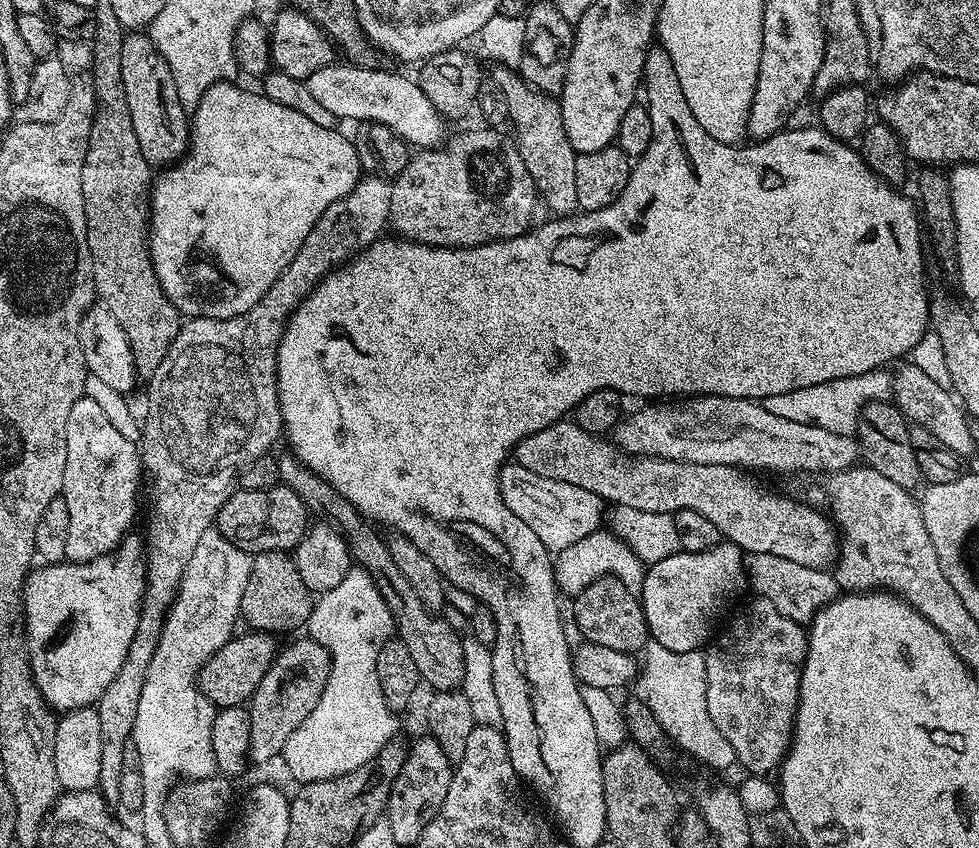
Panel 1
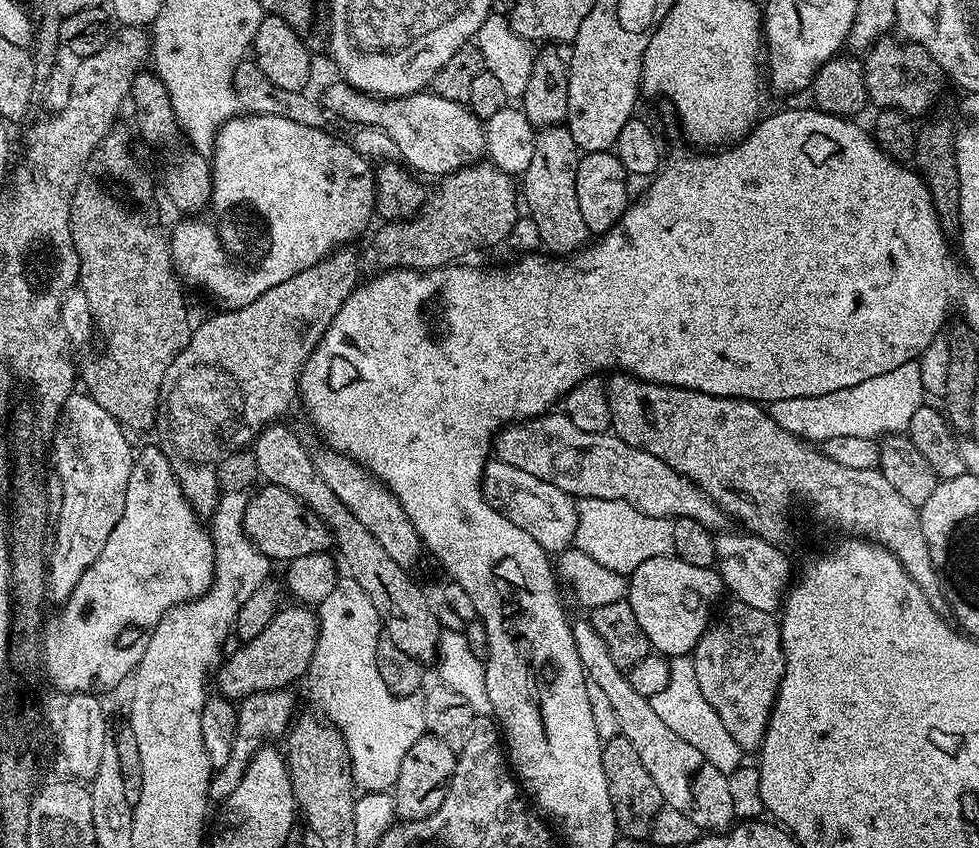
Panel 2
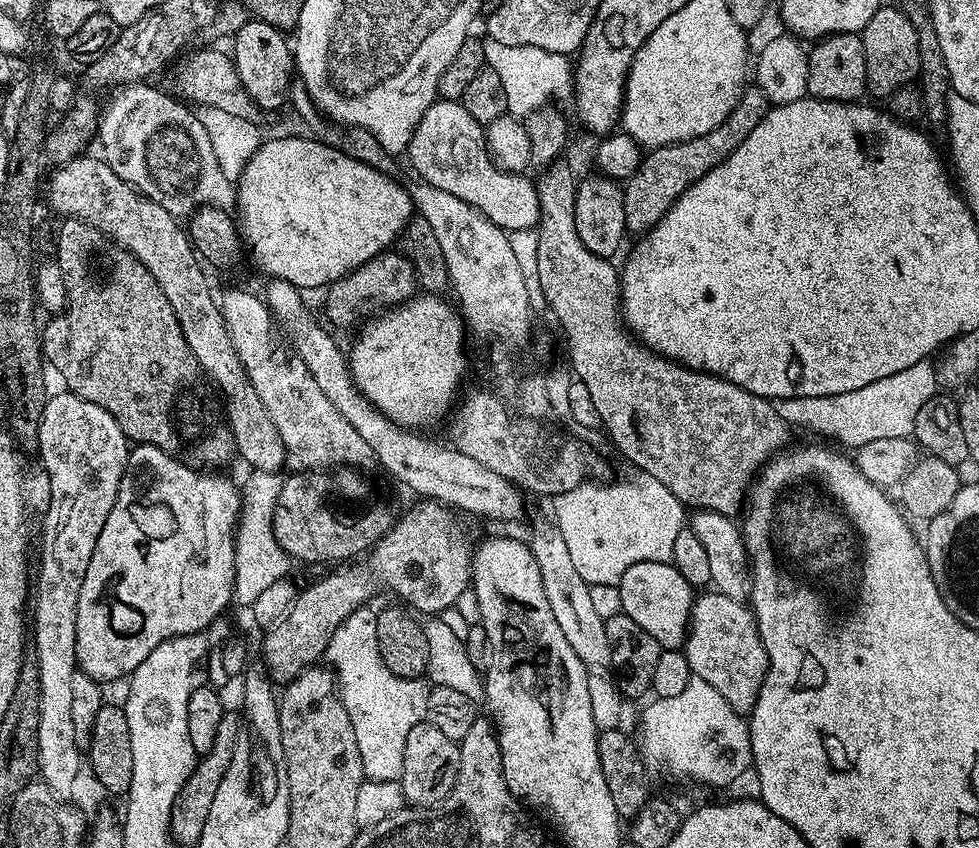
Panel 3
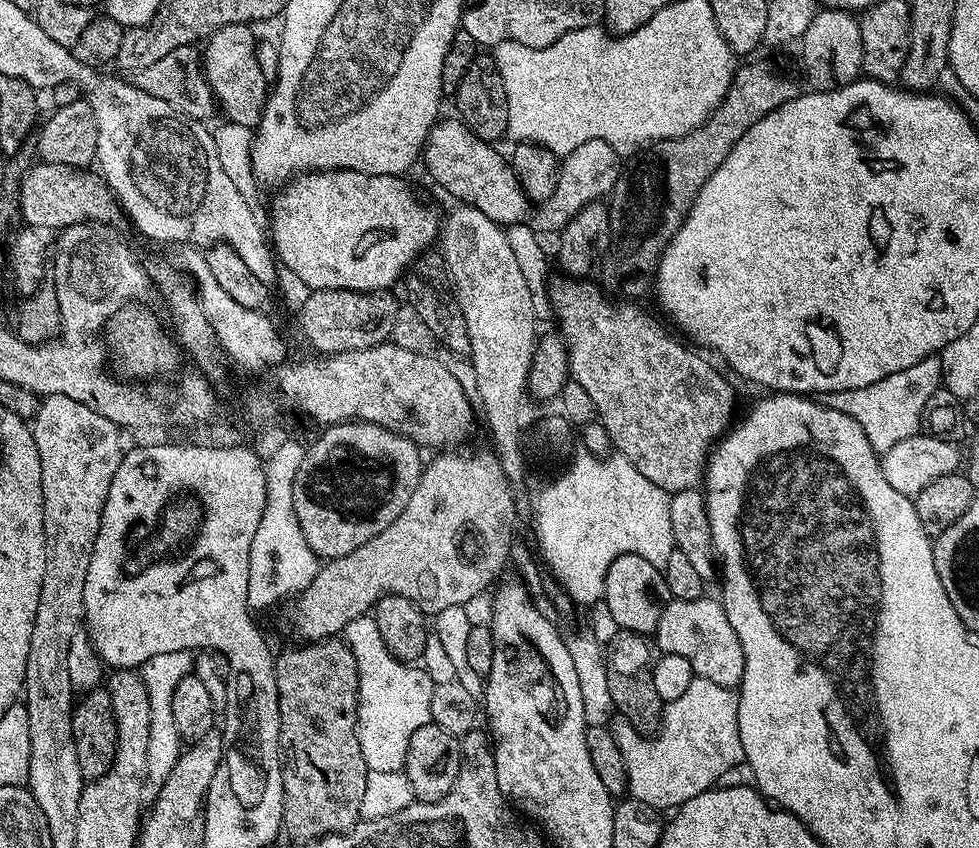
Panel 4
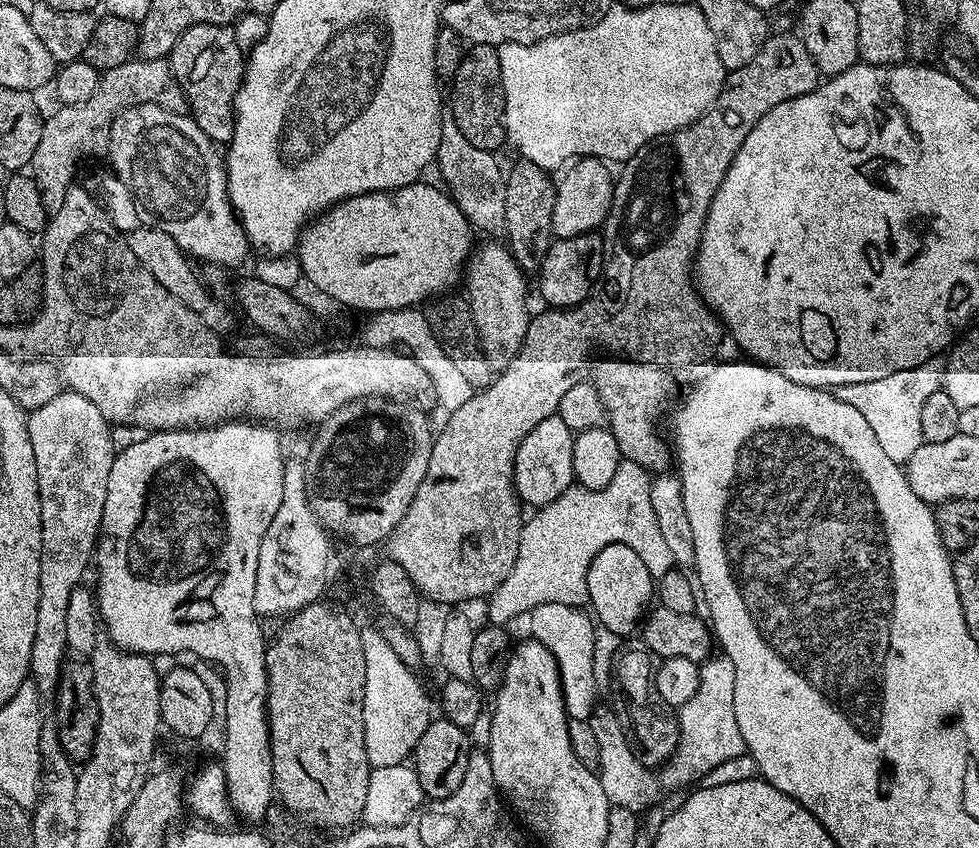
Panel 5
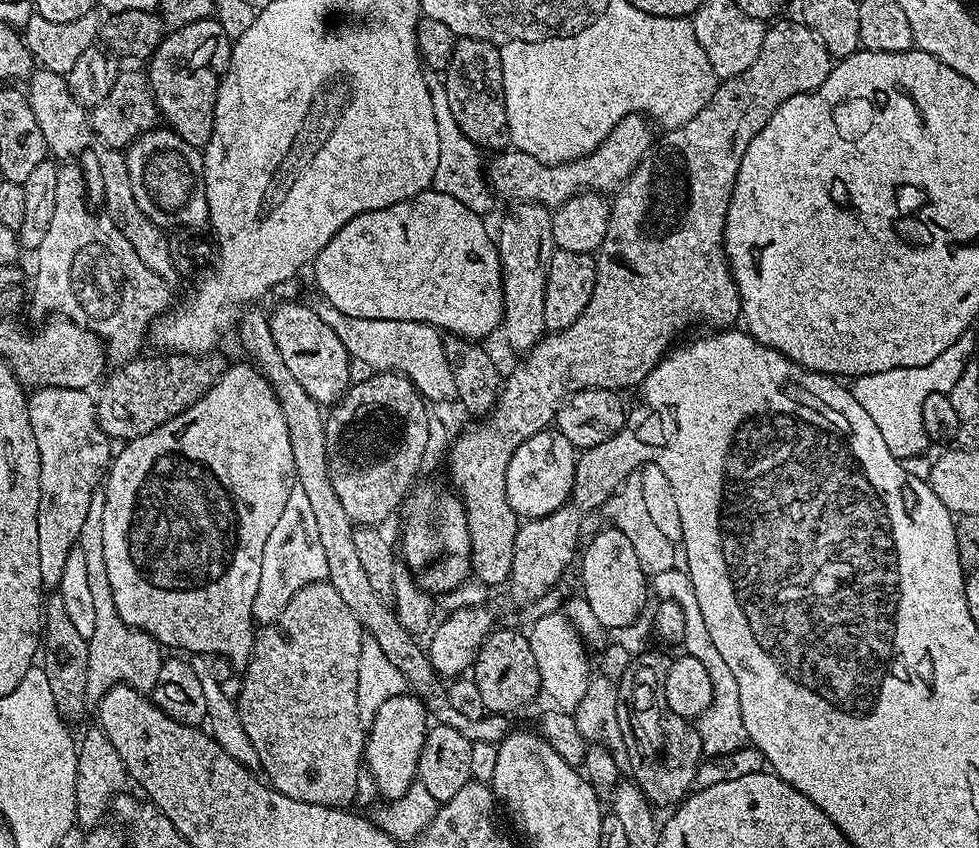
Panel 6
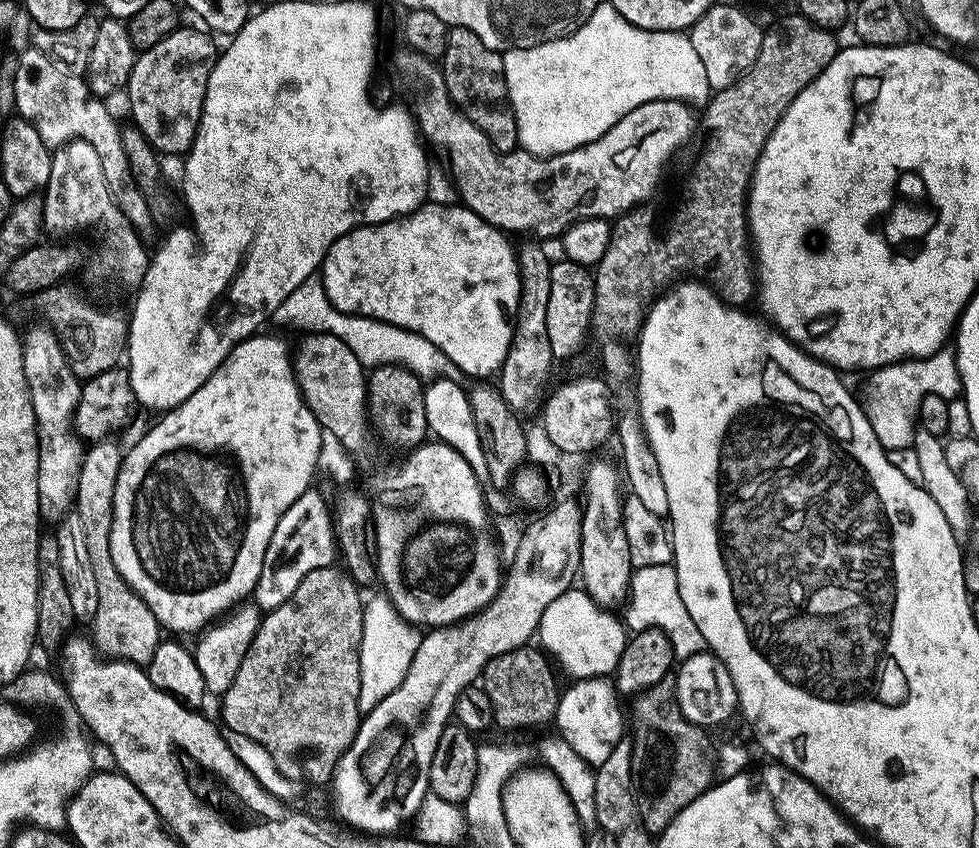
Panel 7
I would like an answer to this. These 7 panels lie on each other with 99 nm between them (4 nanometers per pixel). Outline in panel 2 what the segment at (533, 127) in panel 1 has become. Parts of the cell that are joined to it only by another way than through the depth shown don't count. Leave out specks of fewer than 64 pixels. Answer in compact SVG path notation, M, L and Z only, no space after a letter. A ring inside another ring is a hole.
M567 126L539 129L531 155L530 164L522 175L522 200L526 205L527 215L532 216L538 226L540 244L552 254L568 254L584 244L584 239L590 236L586 221L582 218L582 210L578 206L578 186L576 185L576 171L581 153L578 151L574 138Z

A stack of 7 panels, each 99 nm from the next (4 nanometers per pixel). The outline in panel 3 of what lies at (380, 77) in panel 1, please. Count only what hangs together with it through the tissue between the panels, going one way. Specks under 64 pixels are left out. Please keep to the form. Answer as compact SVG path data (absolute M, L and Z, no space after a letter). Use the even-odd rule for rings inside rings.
M437 99L431 104L410 138L406 159L412 163L416 171L413 173L419 179L454 194L454 198L462 198L462 202L477 208L487 220L499 224L507 233L535 229L540 222L535 183L528 181L527 175L508 174L500 184L502 172L488 155L485 125L470 118L463 103Z

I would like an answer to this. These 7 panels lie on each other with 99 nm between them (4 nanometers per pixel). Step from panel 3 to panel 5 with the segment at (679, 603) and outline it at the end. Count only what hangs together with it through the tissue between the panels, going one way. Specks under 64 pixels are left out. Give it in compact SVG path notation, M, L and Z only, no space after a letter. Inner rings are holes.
M611 544L606 550L598 550L588 571L588 604L600 626L627 638L635 628L637 631L653 600L654 578L650 570L646 570L646 562L642 562L630 546Z

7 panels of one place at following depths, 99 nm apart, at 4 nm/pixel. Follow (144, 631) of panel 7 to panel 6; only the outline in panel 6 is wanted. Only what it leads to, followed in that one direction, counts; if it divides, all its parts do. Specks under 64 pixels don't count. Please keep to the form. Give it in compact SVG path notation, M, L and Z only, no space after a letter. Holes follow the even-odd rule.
M98 490L90 502L90 511L82 526L78 547L86 557L88 584L92 591L95 611L94 634L90 634L88 653L90 662L86 670L86 697L89 701L99 702L114 686L125 684L145 694L151 693L158 682L158 670L162 670L166 656L162 646L150 634L140 628L132 628L118 614L114 606L114 594L110 590L110 578L106 574L106 554L102 546L102 510L104 493Z

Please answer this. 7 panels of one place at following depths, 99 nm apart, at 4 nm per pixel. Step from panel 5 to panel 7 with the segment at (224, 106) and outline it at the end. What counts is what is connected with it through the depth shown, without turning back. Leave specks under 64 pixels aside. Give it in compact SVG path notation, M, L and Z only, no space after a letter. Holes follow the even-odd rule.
M181 26L162 38L158 46L143 49L130 70L126 93L128 104L132 107L131 123L142 130L142 134L160 154L169 152L176 156L179 152L180 155L187 153L200 128L206 86L210 70L216 64L218 47L207 31L196 28Z

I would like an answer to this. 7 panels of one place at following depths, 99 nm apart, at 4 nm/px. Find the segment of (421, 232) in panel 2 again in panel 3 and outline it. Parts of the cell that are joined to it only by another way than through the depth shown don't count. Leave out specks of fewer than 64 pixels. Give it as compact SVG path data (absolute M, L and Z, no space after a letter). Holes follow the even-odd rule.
M396 250L380 252L362 266L355 268L349 276L344 276L341 280L327 285L323 293L325 294L324 312L329 320L327 323L337 324L340 328L354 327L355 329L369 318L404 303L413 295L413 292L414 273L408 257Z

